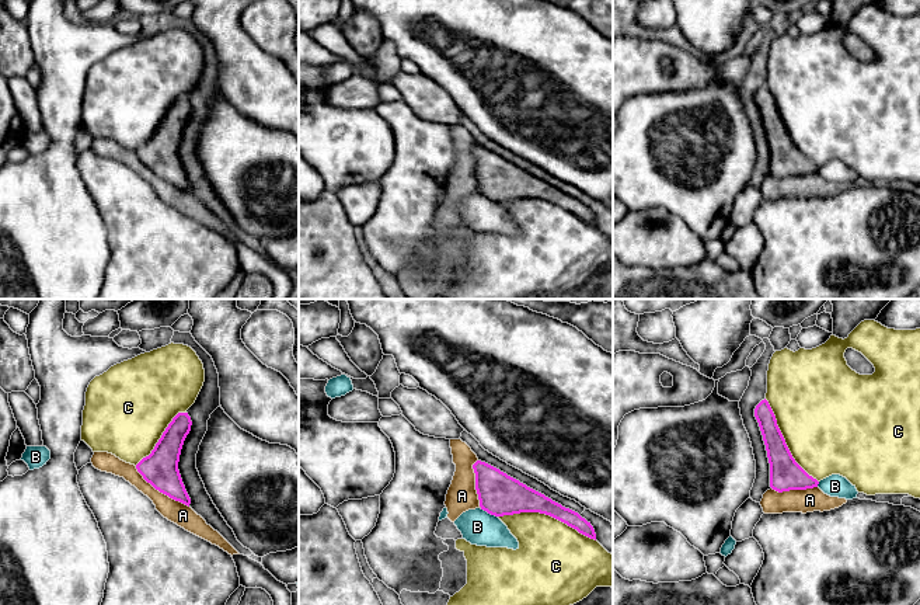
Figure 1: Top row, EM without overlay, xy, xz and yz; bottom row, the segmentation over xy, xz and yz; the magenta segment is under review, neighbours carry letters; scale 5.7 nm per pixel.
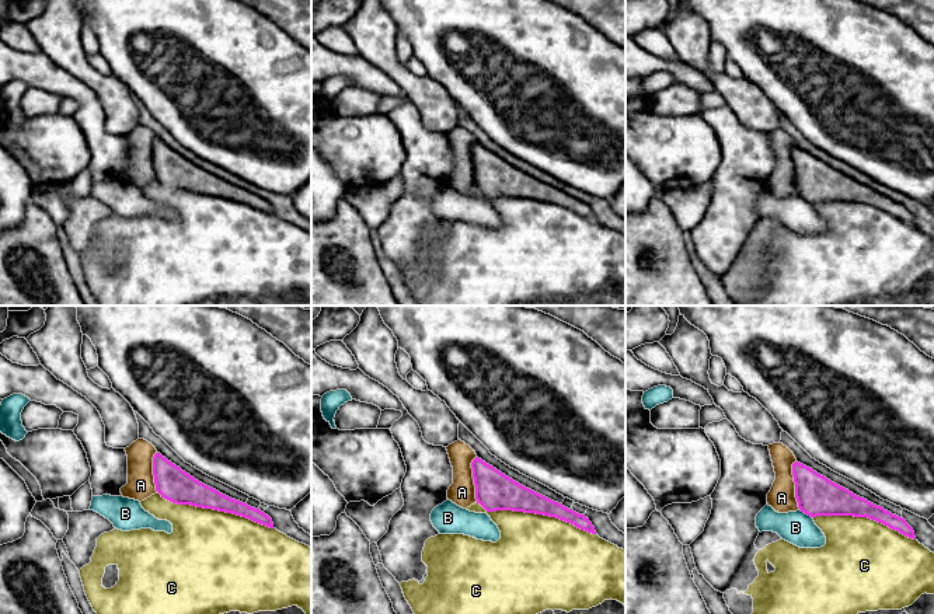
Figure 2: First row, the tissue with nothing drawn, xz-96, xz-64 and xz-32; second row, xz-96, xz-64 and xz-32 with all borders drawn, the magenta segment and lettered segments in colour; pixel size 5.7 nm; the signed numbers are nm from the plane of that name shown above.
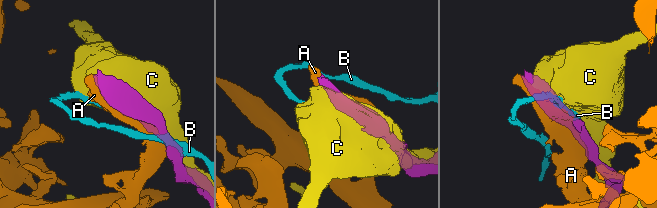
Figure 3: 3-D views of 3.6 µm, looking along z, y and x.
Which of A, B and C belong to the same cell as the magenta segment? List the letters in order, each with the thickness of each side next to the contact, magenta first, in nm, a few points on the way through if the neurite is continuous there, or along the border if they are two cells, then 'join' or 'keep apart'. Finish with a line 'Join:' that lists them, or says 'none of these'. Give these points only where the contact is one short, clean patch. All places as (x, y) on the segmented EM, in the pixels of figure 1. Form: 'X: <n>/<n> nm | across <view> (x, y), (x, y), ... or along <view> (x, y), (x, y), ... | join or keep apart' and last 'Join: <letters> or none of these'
A: 200/120 nm | join
B: 240/200 nm | keep apart
C: 220/400 nm | keep apart
Join: A

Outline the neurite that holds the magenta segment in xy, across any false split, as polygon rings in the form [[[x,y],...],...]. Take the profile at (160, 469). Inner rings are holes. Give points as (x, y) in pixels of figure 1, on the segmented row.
[[[178,413],[168,424],[151,453],[136,466],[108,452],[94,452],[95,469],[123,477],[147,496],[156,510],[185,531],[219,546],[229,554],[240,554],[217,531],[191,507],[191,498],[182,483],[178,462],[187,435],[191,431],[188,413]]]

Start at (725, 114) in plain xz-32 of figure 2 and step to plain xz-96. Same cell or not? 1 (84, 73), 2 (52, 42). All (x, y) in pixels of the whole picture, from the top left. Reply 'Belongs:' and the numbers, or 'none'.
Belongs: none

